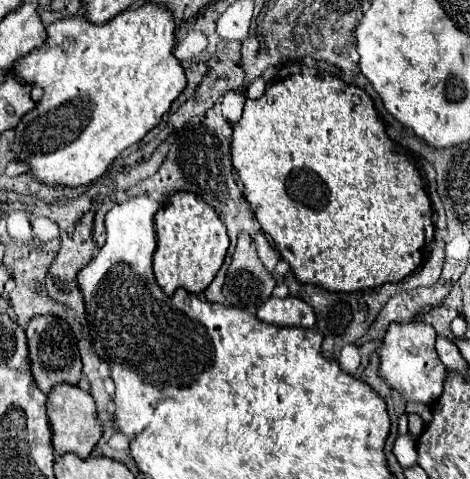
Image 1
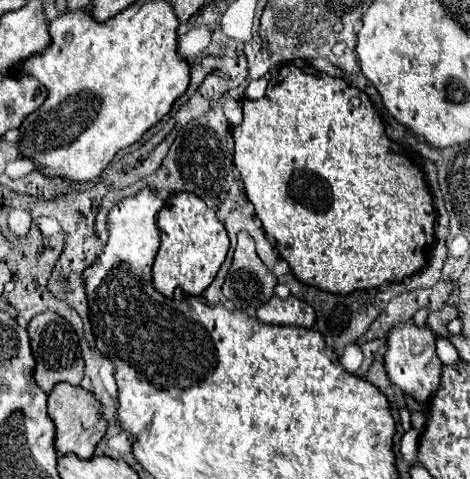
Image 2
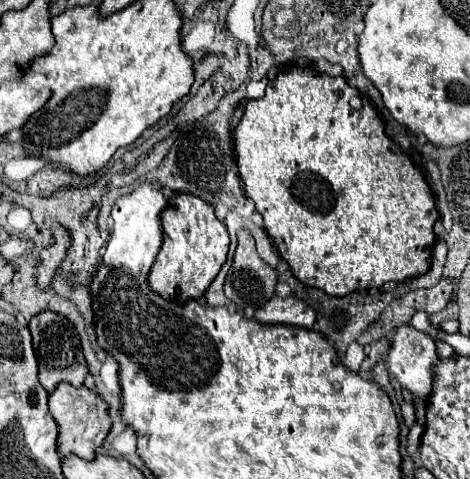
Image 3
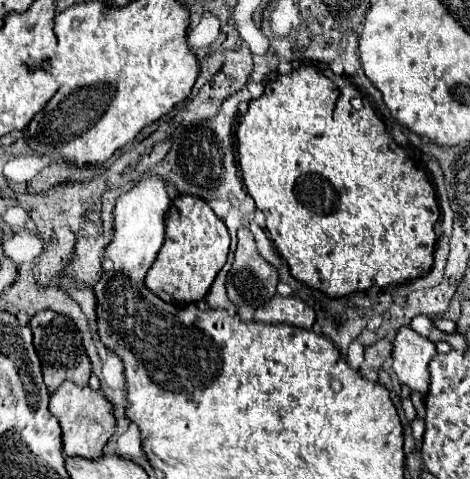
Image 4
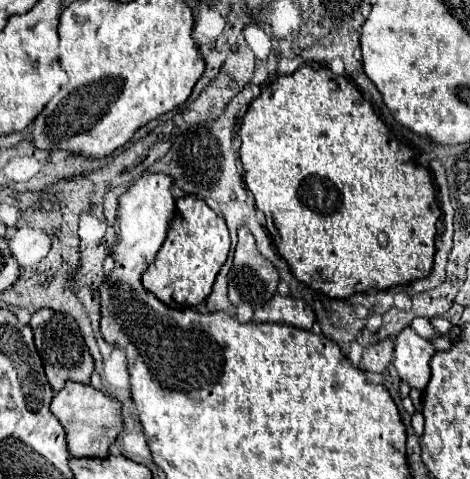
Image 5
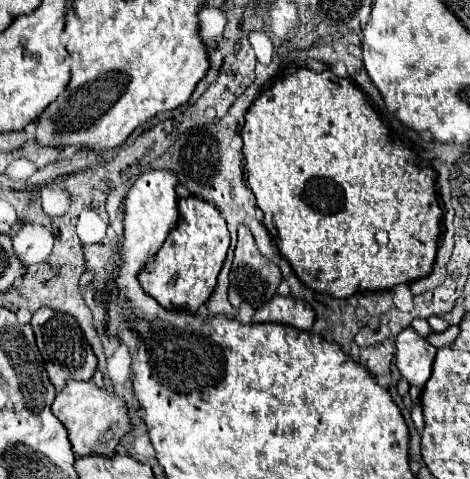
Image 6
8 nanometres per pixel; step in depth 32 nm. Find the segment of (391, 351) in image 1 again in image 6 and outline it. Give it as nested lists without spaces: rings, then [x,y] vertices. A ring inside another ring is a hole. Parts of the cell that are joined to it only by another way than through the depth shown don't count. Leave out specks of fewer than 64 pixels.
[[[410,326],[396,336],[396,366],[400,374],[414,386],[422,388],[432,372],[436,348]]]

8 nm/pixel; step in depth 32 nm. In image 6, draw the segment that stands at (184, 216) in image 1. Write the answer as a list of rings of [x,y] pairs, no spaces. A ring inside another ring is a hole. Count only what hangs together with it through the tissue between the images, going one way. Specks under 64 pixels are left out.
[[[196,196],[180,198],[178,210],[178,226],[168,234],[166,242],[156,252],[154,262],[148,262],[138,272],[138,280],[142,290],[166,310],[178,308],[196,312],[202,304],[208,302],[208,298],[214,292],[216,278],[222,270],[230,246],[230,234],[224,216],[206,200],[200,200]]]

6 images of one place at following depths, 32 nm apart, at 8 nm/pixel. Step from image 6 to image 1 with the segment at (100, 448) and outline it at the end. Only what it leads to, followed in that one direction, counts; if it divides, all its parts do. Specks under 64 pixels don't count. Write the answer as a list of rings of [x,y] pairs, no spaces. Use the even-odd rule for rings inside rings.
[[[56,384],[52,388],[52,392],[48,394],[46,410],[48,410],[50,424],[52,424],[52,434],[54,434],[52,446],[54,446],[56,454],[74,452],[80,458],[88,458],[92,448],[96,446],[96,442],[102,436],[102,424],[98,422],[96,402],[90,396],[90,392],[84,392],[72,384]]]

